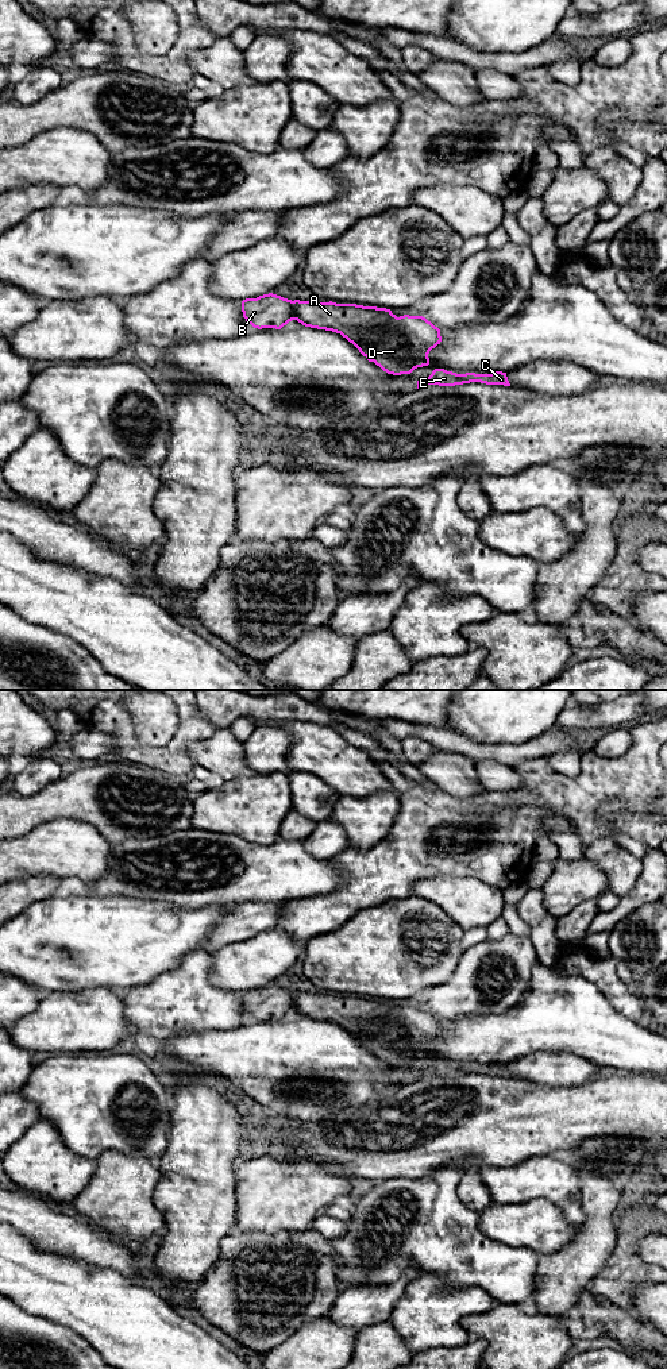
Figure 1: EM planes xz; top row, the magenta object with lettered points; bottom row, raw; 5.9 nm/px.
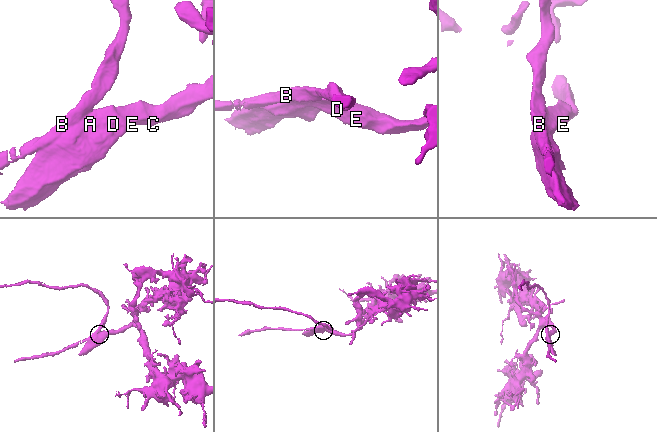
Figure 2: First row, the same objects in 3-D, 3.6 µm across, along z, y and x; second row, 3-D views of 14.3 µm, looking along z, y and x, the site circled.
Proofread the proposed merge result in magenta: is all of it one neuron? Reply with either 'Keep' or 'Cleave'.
Keep

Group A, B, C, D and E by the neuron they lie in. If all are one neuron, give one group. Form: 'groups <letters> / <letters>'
groups A B C D E

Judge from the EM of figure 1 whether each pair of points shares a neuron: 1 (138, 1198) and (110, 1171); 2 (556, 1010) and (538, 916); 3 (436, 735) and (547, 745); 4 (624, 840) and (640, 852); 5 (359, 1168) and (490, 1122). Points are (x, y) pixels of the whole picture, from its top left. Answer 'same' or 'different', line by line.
1: same
2: different
3: same
4: same
5: same

